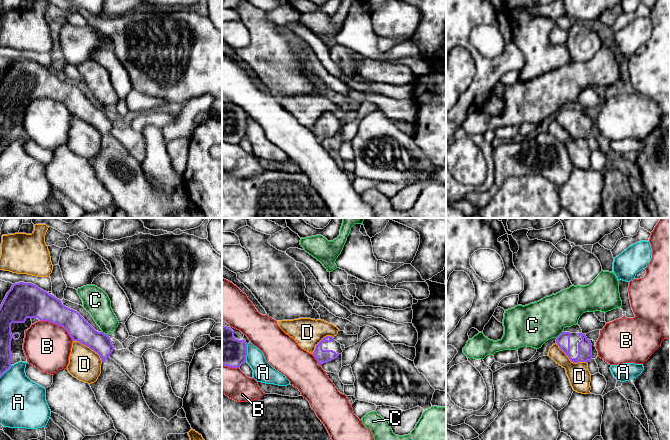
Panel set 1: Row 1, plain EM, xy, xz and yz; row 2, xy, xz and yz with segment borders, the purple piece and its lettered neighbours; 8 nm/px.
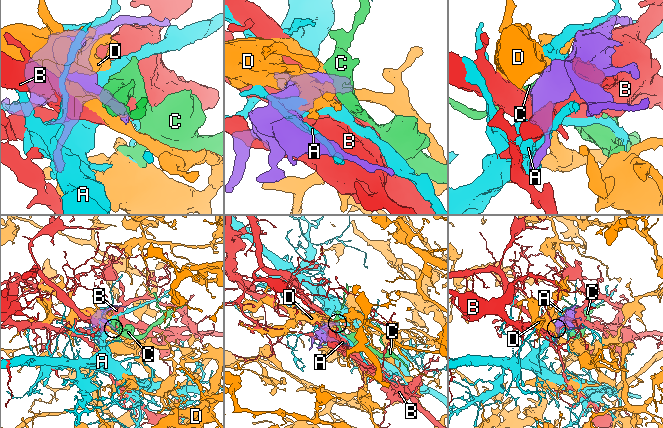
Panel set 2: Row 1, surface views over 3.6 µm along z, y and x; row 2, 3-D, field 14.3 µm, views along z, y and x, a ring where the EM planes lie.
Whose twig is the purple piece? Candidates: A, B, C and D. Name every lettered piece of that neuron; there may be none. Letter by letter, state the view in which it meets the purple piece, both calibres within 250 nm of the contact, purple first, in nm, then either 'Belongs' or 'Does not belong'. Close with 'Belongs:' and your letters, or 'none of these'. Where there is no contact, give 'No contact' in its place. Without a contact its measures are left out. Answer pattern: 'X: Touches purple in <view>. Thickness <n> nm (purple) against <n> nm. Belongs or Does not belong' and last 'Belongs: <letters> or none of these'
A: Touches purple in xz. Thickness 260 nm (purple) against 160 nm. Does not belong
B: Touches purple in xy. Thickness 240 nm (purple) against 380 nm. Does not belong
C: Touches purple in xy. Thickness 180 nm (purple) against 200 nm. Does not belong
D: Touches purple in yz. Thickness 110 nm (purple) against 180 nm. Does not belong
Belongs: none of these

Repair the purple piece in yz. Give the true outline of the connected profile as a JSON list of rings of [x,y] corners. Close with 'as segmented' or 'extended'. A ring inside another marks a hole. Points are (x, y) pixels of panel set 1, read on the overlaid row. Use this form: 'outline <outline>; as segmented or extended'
outline [[[562,332],[556,343],[573,363],[588,363],[592,359],[592,344],[585,334]]]; extended

